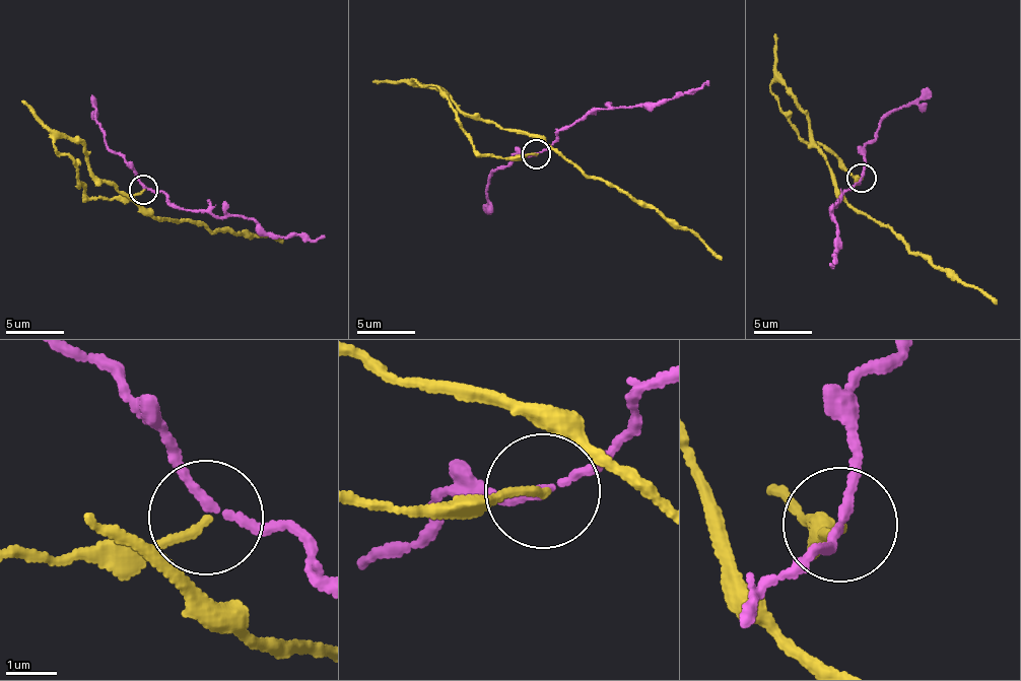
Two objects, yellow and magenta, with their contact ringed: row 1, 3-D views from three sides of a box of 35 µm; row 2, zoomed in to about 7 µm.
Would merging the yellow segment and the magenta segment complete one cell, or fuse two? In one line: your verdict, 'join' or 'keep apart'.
keep apart

